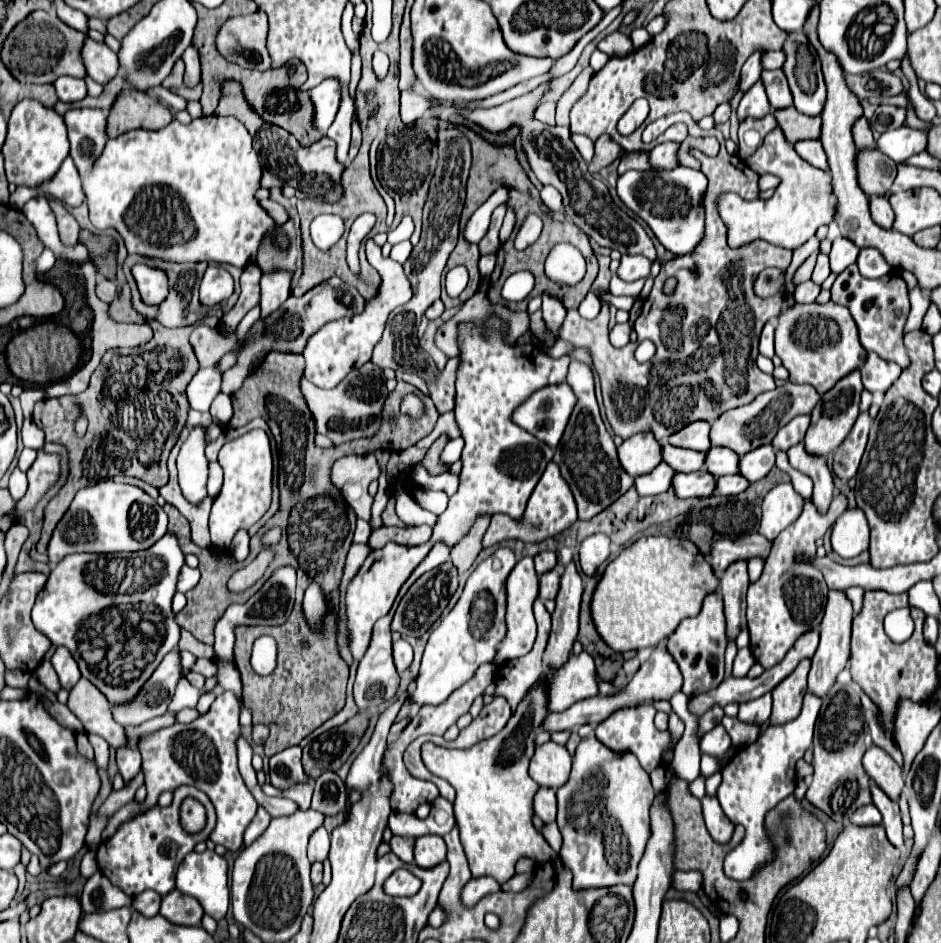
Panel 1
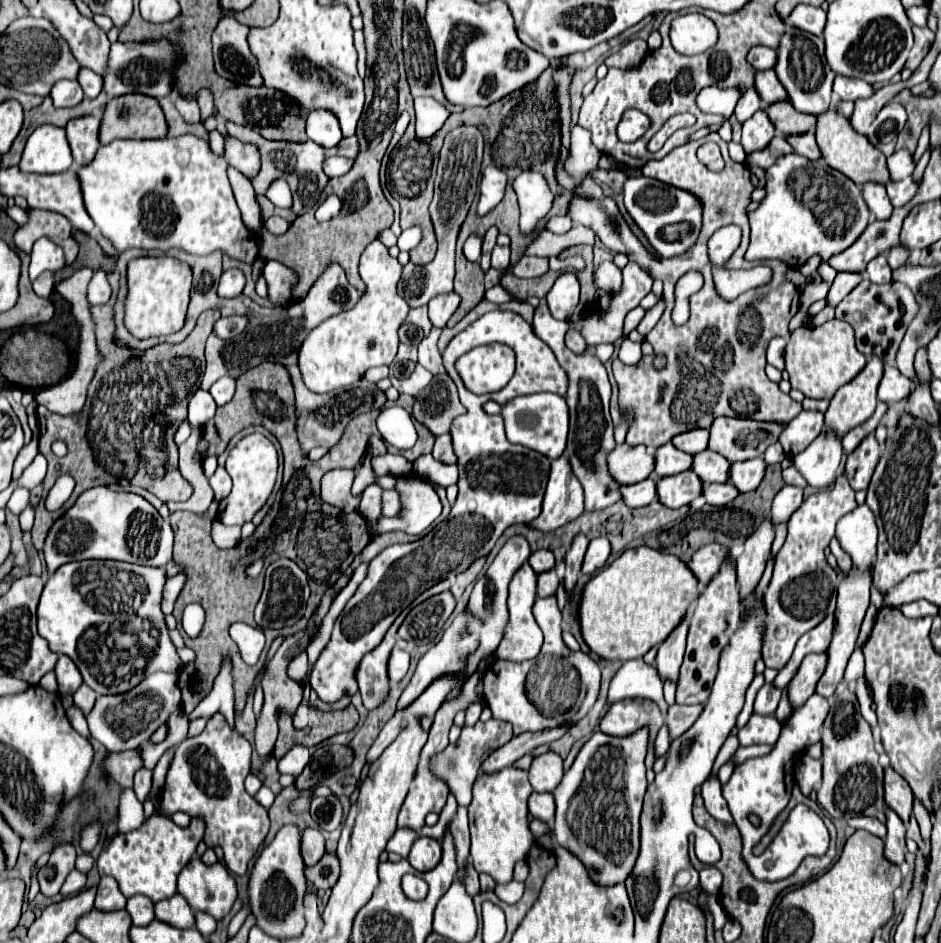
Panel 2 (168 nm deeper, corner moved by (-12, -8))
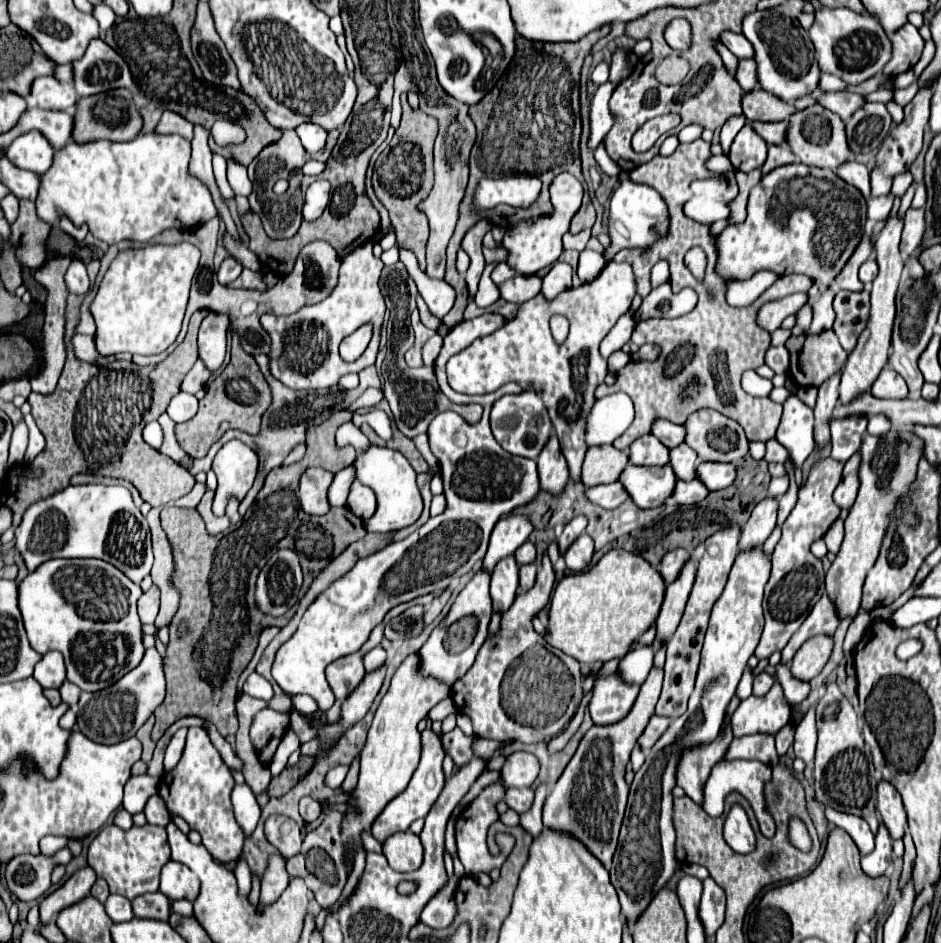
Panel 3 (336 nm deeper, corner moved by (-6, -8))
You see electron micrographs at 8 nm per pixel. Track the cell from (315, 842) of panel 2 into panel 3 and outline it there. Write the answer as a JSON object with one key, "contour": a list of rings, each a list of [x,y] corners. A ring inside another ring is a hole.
{"contour":[[[268,816],[264,822],[264,836],[270,840],[272,846],[278,848],[278,852],[284,858],[292,858],[300,852],[300,844],[302,844],[302,834],[300,834],[300,826],[286,818],[286,816]]]}

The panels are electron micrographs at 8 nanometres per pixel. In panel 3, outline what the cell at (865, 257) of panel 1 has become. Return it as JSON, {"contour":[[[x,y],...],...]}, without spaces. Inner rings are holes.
{"contour":[[[866,260],[866,262],[860,266],[860,280],[862,280],[862,284],[866,284],[866,286],[872,284],[872,280],[876,278],[876,274],[878,274],[878,264],[876,264],[876,260]]]}

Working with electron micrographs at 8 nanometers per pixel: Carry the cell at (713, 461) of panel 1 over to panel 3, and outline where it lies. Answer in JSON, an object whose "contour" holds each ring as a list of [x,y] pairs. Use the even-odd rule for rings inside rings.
{"contour":[[[682,444],[682,446],[676,446],[674,450],[670,450],[670,466],[680,480],[694,480],[698,464],[700,464],[700,460],[690,446]]]}

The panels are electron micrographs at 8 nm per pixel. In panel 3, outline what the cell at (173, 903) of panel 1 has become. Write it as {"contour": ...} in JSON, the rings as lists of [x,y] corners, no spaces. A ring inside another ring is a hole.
{"contour":[[[162,892],[142,894],[132,900],[132,910],[136,918],[154,918],[168,920],[170,916],[170,900]]]}

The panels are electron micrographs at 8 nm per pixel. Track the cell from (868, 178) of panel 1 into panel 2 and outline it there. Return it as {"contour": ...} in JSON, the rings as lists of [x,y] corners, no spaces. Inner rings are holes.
{"contour":[[[828,110],[824,114],[818,116],[818,124],[816,124],[816,140],[822,152],[822,160],[842,172],[844,176],[848,176],[850,180],[854,180],[858,186],[864,186],[864,182],[880,182],[882,186],[888,184],[890,180],[890,170],[886,166],[886,156],[868,142],[866,136],[856,134],[848,122],[848,118],[844,118],[842,114],[836,114],[834,110]]]}

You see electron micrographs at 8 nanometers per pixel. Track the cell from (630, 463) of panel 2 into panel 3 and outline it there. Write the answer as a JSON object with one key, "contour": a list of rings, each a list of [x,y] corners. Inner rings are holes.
{"contour":[[[612,444],[590,446],[582,464],[582,484],[586,488],[598,484],[610,484],[618,480],[618,474],[626,468],[628,454],[616,450]]]}

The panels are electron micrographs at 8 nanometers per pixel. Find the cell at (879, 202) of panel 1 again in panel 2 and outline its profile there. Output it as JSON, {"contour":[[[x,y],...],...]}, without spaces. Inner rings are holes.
{"contour":[[[874,182],[864,184],[864,200],[866,200],[868,208],[876,214],[878,220],[890,218],[894,206],[888,202],[888,194],[882,184],[874,184]]]}

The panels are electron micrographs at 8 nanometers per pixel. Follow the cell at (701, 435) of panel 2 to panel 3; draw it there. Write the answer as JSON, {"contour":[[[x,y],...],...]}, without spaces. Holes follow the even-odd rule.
{"contour":[[[658,418],[658,422],[654,422],[654,426],[652,426],[652,434],[666,448],[674,448],[674,446],[678,446],[678,444],[684,442],[686,430],[684,430],[684,426],[678,426],[678,424],[672,424],[672,422],[666,422],[666,420]]]}

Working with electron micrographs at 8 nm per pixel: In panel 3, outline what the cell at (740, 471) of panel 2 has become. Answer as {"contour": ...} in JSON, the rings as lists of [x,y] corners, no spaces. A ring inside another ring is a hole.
{"contour":[[[702,462],[698,464],[698,480],[708,490],[722,490],[734,482],[736,470],[734,464],[718,464],[718,462]]]}

